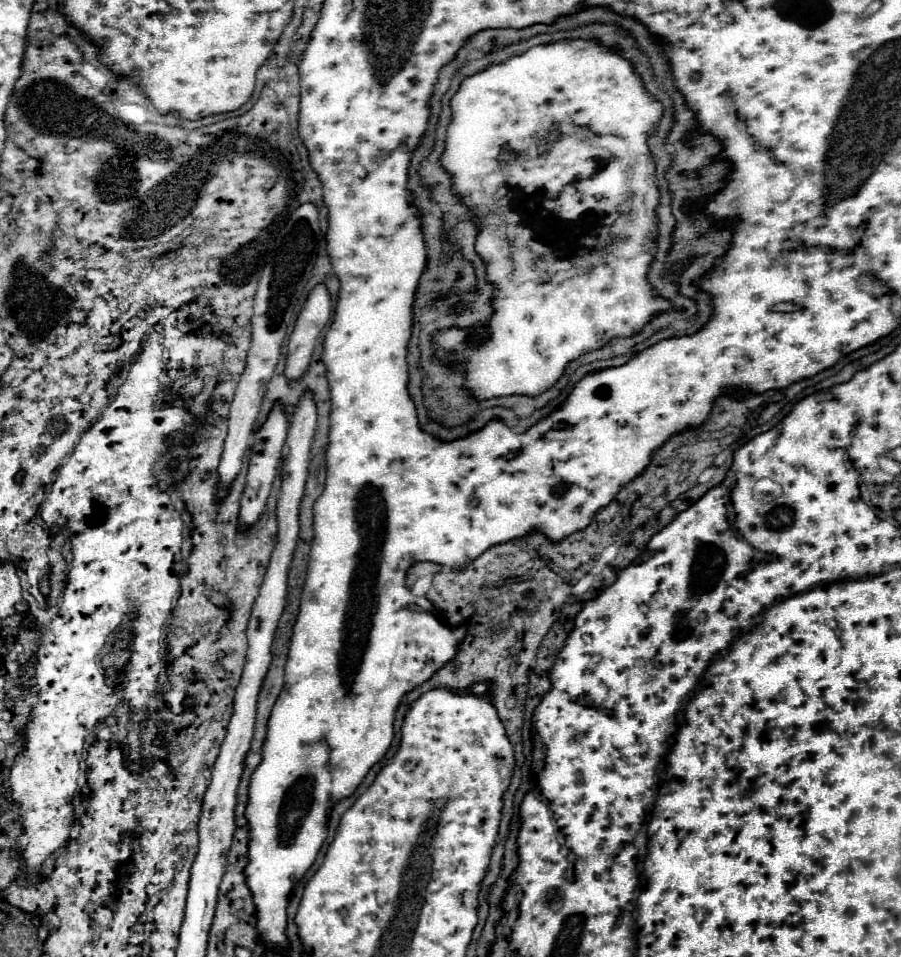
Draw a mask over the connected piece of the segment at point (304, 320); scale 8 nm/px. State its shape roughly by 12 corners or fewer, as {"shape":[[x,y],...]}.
{"shape":[[327,285],[309,293],[289,335],[285,375],[299,379],[331,317]]}

